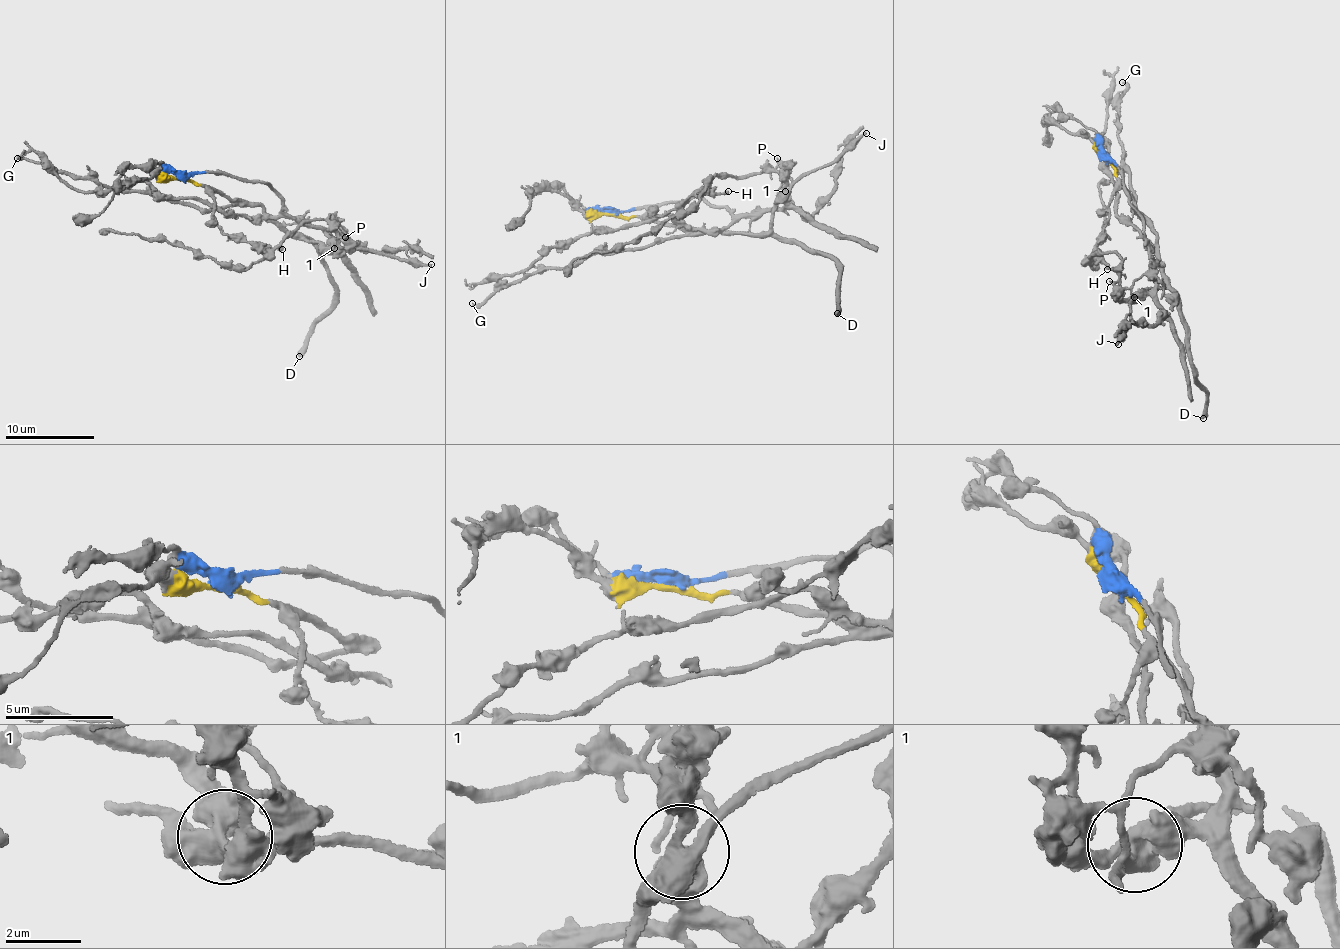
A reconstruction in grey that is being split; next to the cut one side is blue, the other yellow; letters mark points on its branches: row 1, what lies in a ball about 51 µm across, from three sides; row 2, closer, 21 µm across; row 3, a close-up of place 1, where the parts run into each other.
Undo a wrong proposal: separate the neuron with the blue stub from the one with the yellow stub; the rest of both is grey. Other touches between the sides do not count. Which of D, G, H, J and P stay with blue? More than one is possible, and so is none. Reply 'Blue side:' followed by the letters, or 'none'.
Blue side: none

